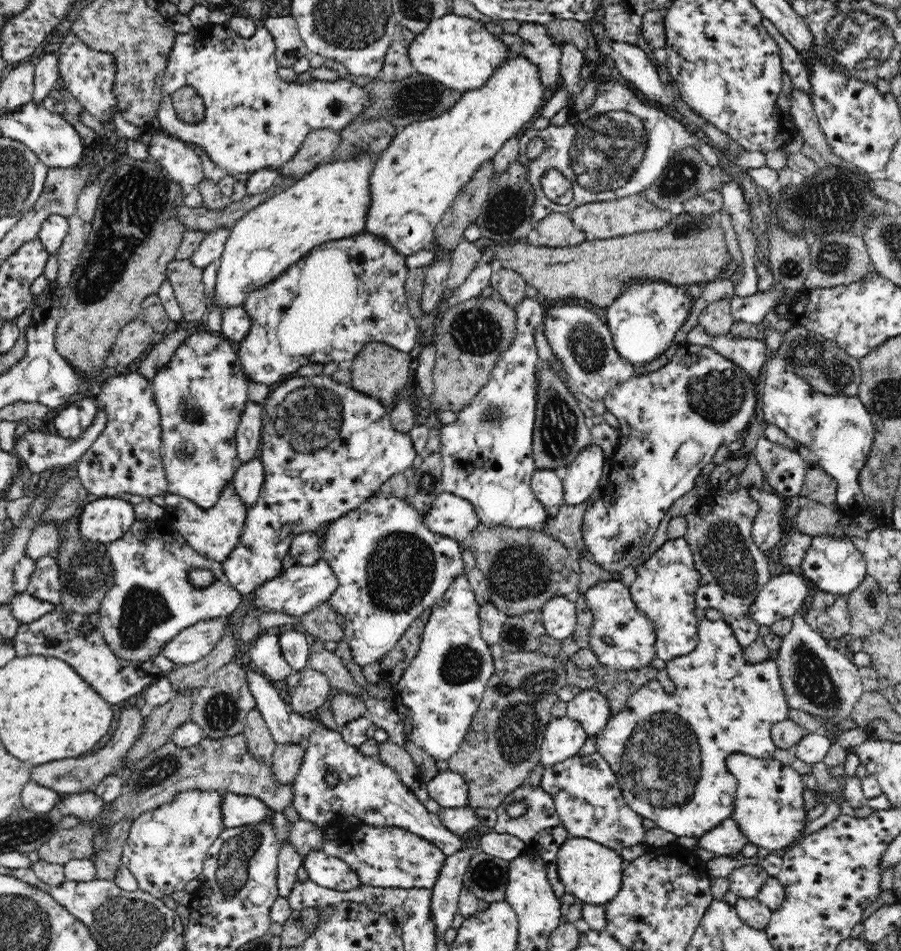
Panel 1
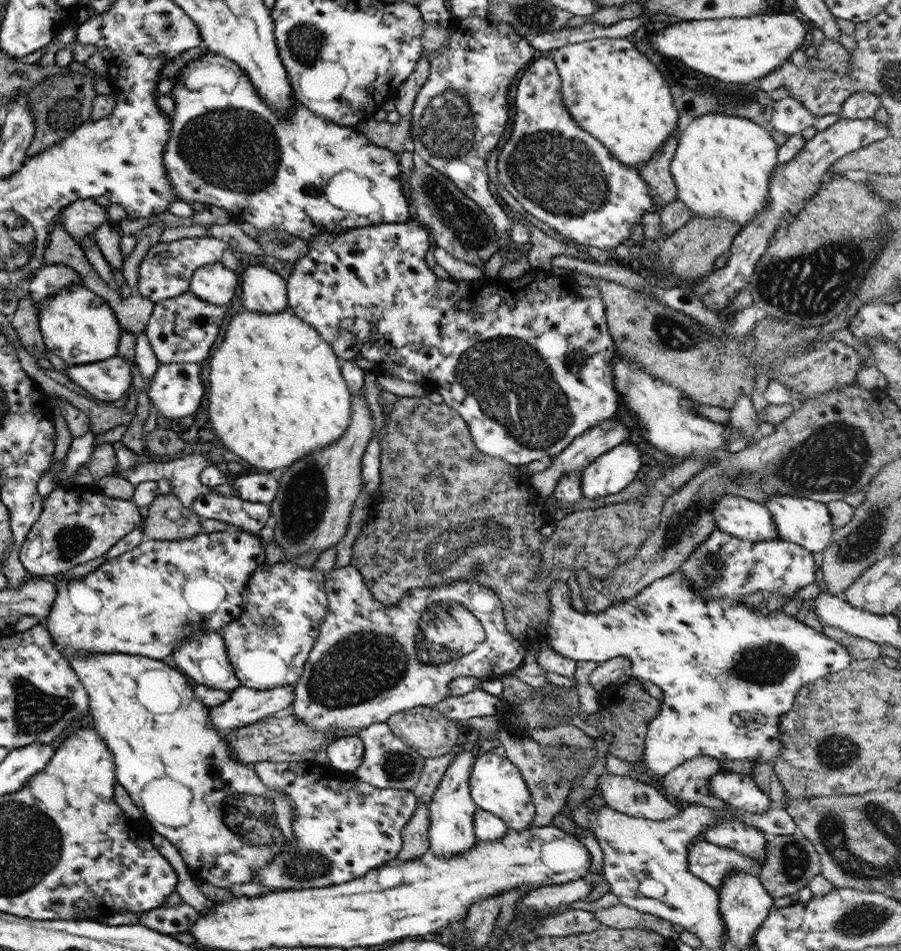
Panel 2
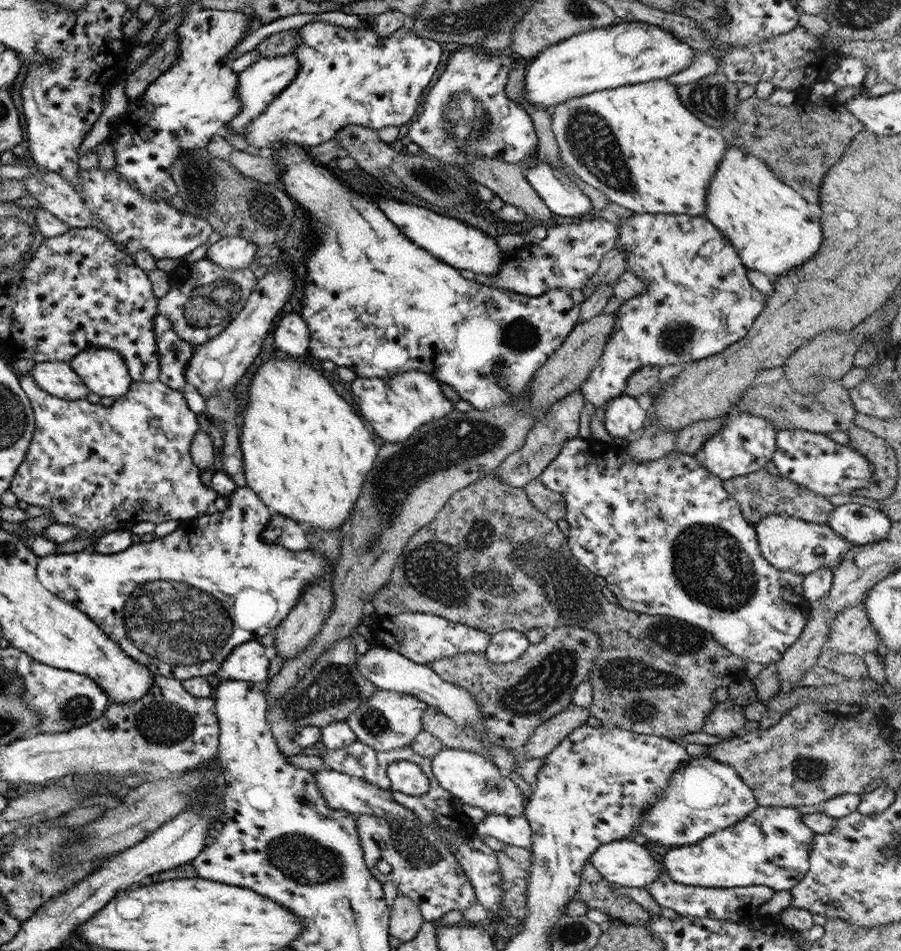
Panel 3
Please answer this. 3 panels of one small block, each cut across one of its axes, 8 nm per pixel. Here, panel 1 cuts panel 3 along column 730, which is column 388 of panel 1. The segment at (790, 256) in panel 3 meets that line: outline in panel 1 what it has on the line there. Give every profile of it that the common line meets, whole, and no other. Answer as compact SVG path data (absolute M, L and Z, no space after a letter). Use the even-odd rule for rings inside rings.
M518 54L496 69L484 86L461 93L460 100L446 114L401 128L374 162L369 181L370 206L366 210L363 232L382 237L404 258L422 250L431 251L436 225L451 207L460 190L486 160L493 158L507 141L516 137L528 122L532 123L536 119L538 109L545 104L544 95L538 67L522 54Z

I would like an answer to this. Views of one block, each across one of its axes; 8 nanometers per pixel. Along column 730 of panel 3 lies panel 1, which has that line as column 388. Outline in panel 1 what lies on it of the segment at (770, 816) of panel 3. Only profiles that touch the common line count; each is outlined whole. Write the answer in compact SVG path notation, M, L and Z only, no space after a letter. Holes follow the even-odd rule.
M360 824L346 840L339 836L324 840L322 850L352 867L362 885L381 889L431 889L436 885L446 860L446 855L436 845L396 826Z

